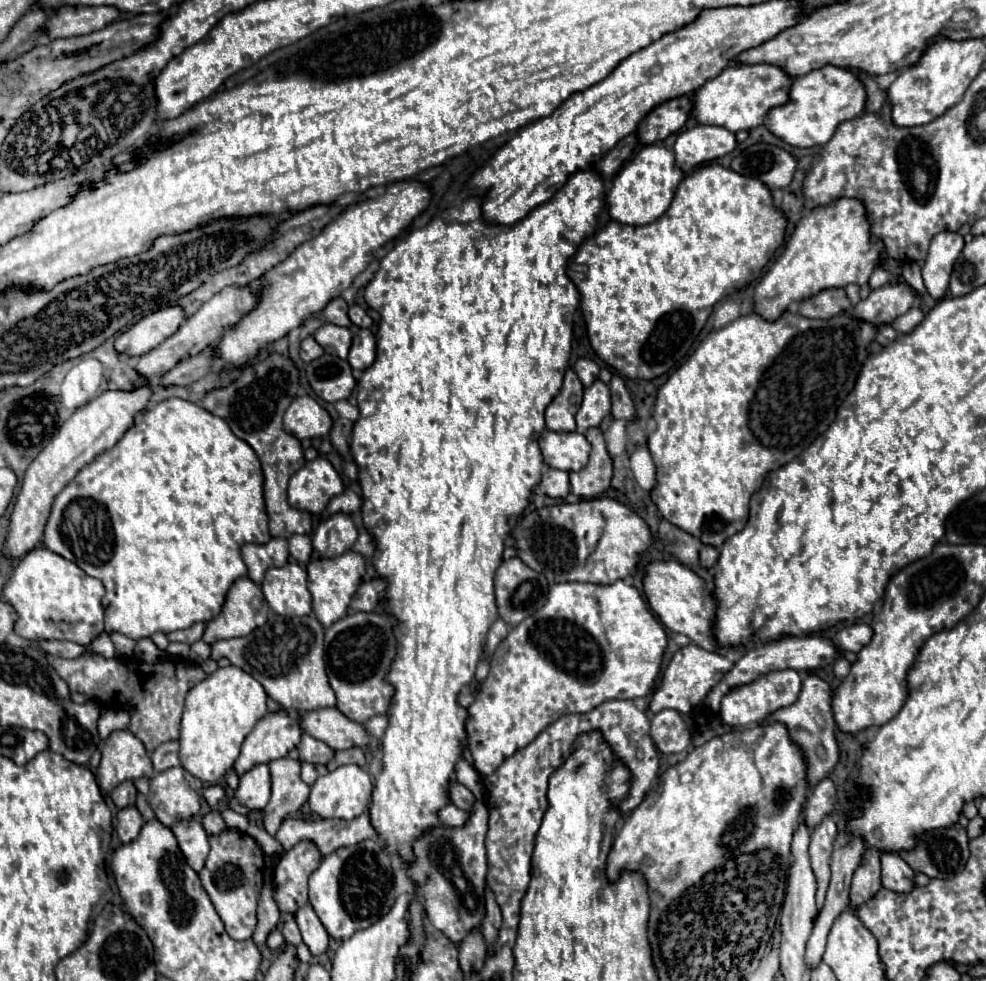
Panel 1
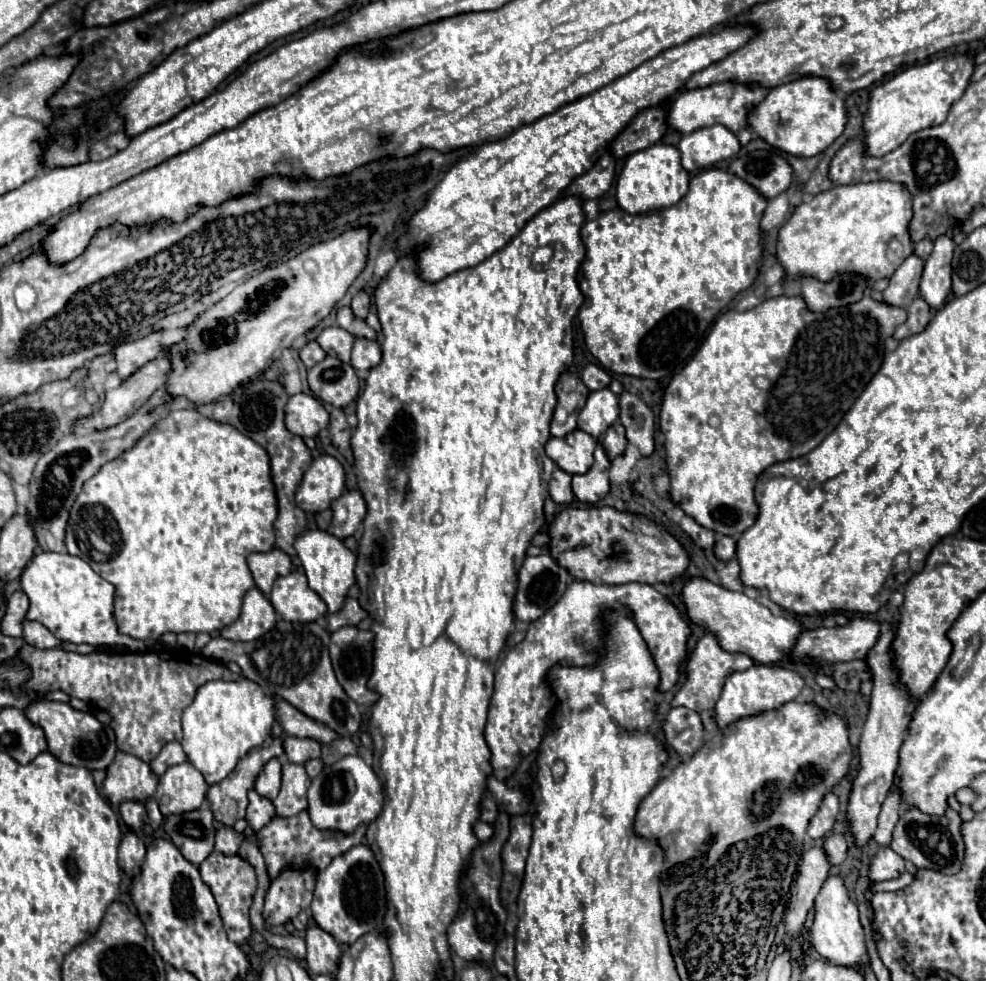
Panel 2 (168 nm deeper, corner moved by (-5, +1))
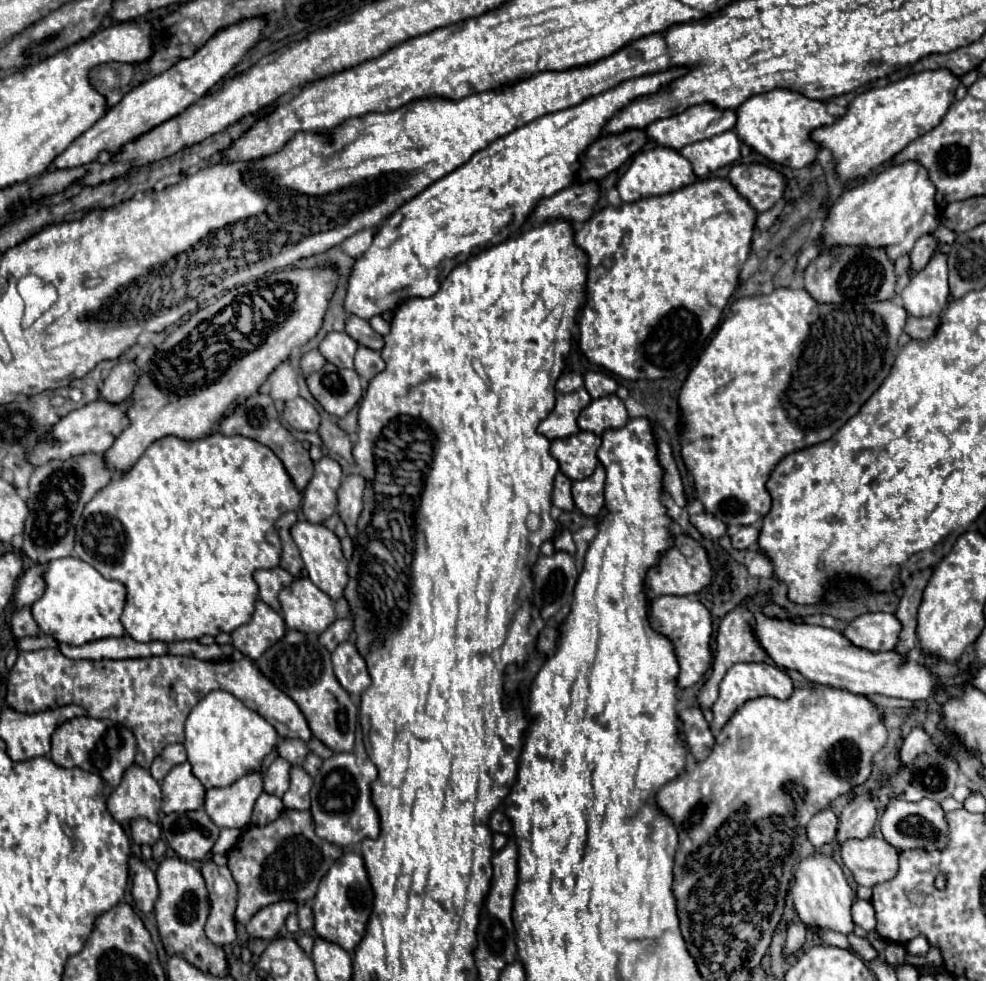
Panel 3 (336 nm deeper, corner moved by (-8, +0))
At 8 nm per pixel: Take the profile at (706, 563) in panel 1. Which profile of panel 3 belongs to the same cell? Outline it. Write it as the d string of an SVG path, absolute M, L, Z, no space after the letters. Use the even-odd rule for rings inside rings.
M741 526L737 534L731 536L731 544L735 550L745 550L757 542L759 530L755 526Z

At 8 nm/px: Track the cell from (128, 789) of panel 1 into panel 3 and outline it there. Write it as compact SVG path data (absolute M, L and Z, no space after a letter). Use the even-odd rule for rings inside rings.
M137 818L137 820L131 820L131 838L137 842L137 844L155 844L159 838L161 838L161 830L157 824L149 822L147 818Z

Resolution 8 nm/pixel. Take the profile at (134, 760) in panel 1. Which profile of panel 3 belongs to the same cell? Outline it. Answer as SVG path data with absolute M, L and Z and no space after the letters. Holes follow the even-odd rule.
M131 766L125 770L121 784L107 798L111 816L127 826L135 818L157 822L161 808L161 786L147 768Z

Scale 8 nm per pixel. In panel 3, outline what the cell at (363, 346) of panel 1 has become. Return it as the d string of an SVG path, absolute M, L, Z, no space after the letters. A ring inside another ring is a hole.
M359 346L355 354L355 370L361 378L371 380L375 374L379 374L385 368L385 362L377 350Z

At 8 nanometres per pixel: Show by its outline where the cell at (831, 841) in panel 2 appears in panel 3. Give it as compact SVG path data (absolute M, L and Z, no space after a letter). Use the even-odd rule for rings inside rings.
M883 838L843 842L843 862L859 886L875 886L891 880L899 870L899 852Z

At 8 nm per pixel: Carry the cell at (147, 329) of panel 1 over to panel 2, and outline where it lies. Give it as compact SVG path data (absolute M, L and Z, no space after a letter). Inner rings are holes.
M160 331L144 337L144 339L138 339L138 341L128 341L128 343L122 343L114 349L114 355L116 355L116 373L118 377L124 381L128 379L134 371L138 371L140 367L144 367L146 363L154 361L162 349L158 345L160 341Z

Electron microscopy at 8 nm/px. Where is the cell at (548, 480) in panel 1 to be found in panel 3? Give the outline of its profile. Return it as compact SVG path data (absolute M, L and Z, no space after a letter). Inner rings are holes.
M565 474L555 476L555 488L553 488L553 504L561 510L573 510L573 498L571 498L571 480Z

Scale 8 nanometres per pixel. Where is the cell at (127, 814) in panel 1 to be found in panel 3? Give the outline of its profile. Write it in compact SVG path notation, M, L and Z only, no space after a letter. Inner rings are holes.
M131 854L129 856L129 874L133 878L133 898L135 898L137 908L145 914L151 914L153 904L159 894L153 870L141 858Z

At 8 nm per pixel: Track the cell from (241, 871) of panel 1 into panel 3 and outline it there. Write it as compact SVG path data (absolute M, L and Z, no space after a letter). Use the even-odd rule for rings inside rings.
M213 860L201 864L201 874L205 878L211 914L205 924L205 932L211 942L219 946L233 944L237 940L235 928L235 904L237 904L237 884L227 866L217 866Z

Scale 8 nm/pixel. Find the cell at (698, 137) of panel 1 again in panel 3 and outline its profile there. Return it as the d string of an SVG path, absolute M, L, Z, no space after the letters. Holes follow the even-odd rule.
M733 130L721 132L713 138L699 140L681 148L681 154L691 162L693 172L703 178L717 168L723 168L739 158L739 138Z

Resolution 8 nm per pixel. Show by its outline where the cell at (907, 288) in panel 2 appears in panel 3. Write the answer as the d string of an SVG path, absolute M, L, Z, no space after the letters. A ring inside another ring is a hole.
M927 234L927 236L923 236L915 242L915 246L909 254L909 258L911 258L911 276L915 276L917 272L921 272L927 266L927 262L931 260L935 248L937 248L937 240L931 234Z

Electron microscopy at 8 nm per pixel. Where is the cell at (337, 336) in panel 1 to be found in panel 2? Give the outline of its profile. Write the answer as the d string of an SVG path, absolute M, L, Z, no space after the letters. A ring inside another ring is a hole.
M326 327L320 335L318 335L318 345L326 351L326 355L340 359L342 363L350 363L350 351L354 345L354 337L340 329L340 327Z

